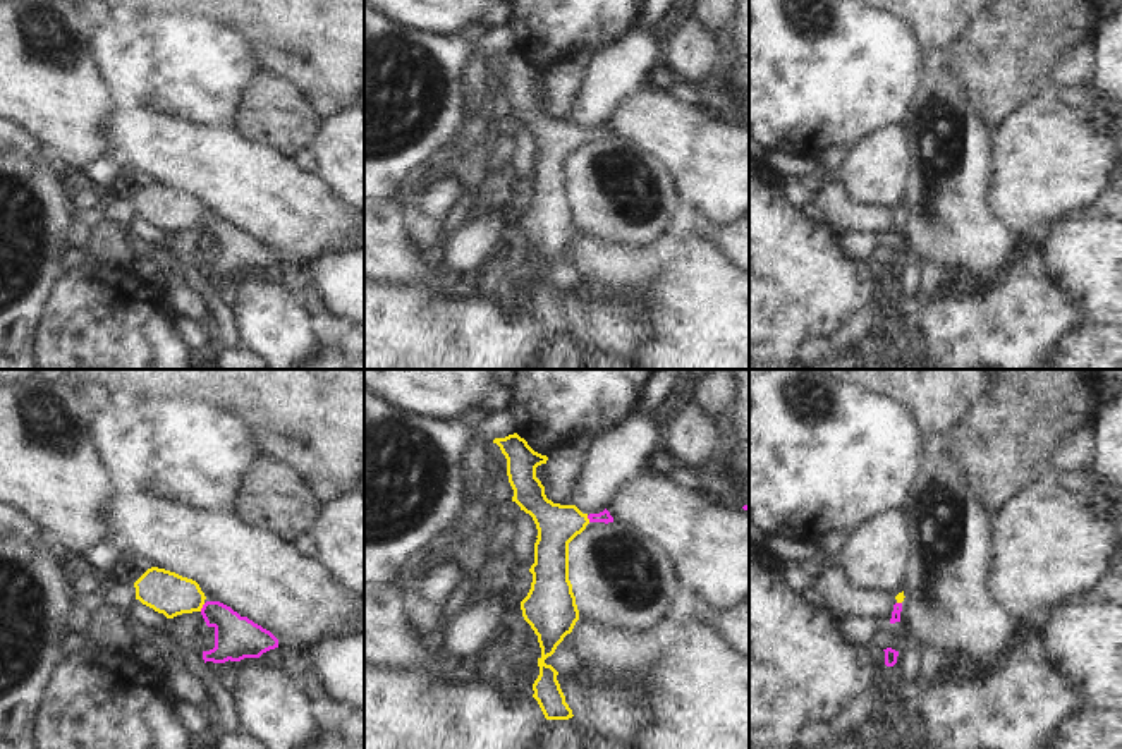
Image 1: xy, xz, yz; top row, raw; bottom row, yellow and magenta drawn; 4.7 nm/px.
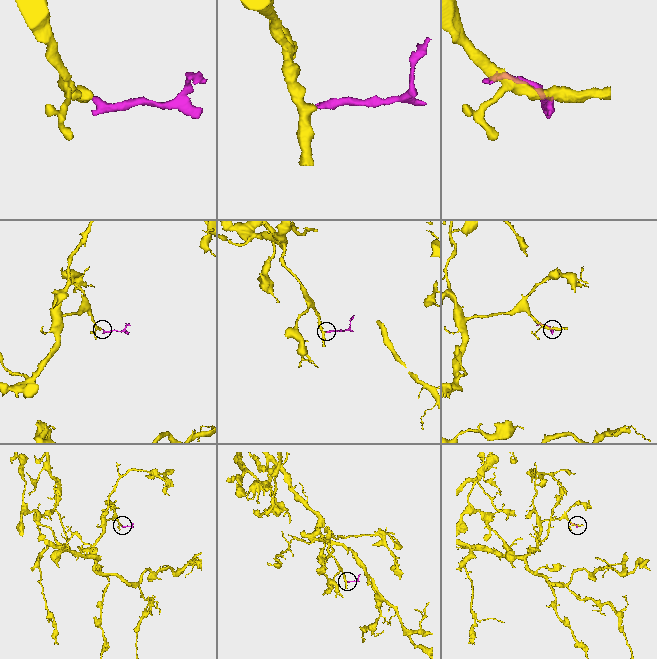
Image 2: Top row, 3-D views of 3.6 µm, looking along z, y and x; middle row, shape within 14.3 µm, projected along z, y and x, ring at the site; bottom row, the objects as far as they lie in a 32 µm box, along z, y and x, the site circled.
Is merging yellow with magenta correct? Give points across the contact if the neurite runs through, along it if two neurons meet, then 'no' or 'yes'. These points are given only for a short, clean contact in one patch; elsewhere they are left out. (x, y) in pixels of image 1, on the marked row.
across xy (169, 593), (184, 595), (201, 607), (236, 638) | yes

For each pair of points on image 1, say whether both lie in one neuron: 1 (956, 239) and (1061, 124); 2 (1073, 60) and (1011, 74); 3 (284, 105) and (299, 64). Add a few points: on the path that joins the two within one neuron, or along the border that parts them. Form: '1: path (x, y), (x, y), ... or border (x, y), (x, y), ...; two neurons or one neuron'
1: border (988, 165), (987, 208), (1014, 234); two neurons
2: border (1088, 40), (1073, 43), (1059, 57), (1054, 85); two neurons
3: border (265, 69), (287, 78), (318, 112); two neurons

